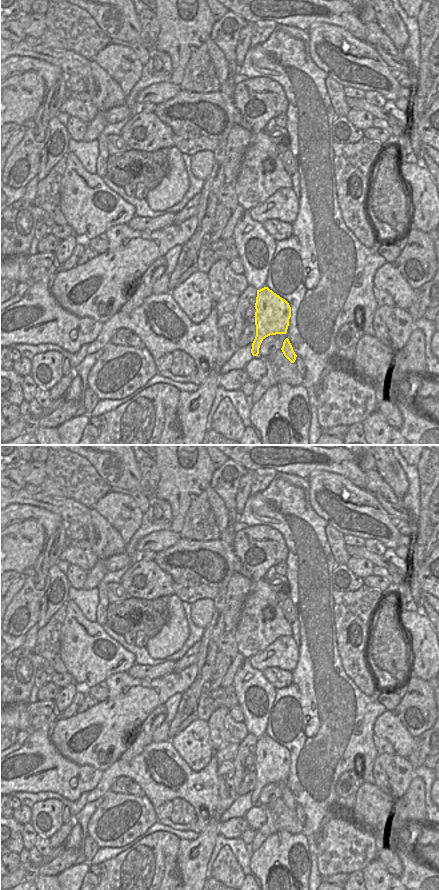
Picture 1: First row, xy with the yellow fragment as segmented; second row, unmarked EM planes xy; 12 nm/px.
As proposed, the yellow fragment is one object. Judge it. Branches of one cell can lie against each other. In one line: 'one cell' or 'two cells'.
one cell

